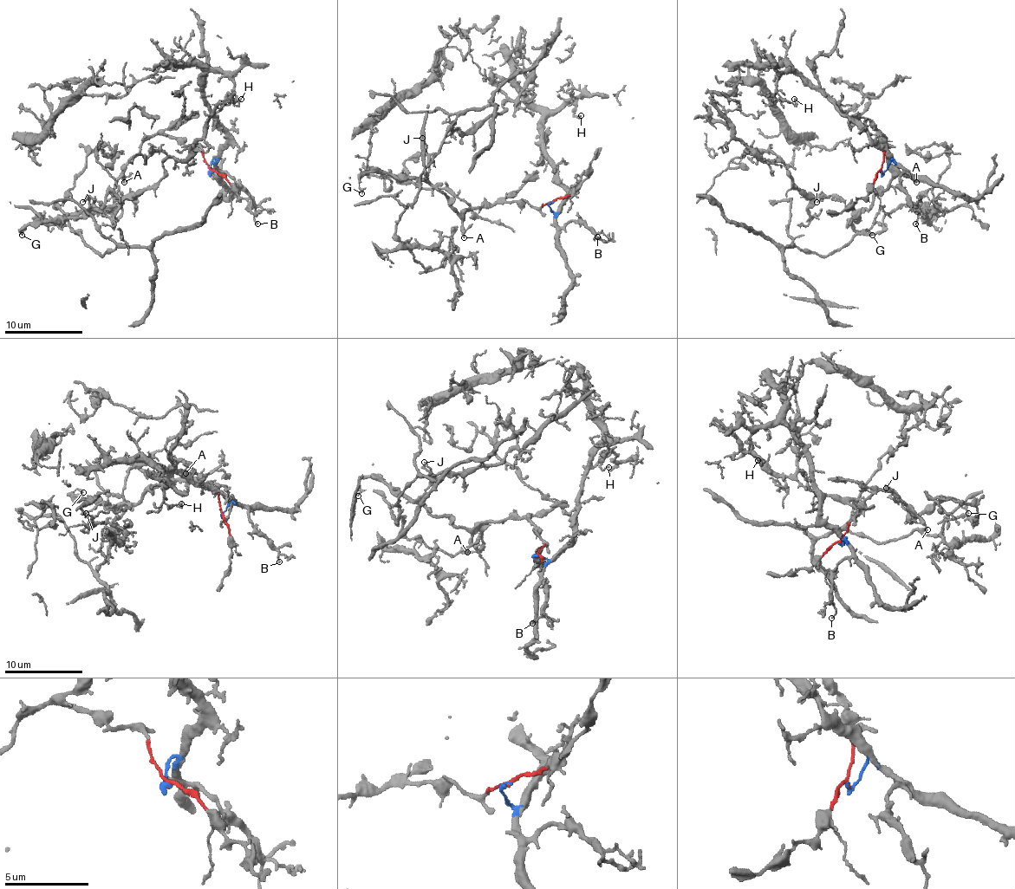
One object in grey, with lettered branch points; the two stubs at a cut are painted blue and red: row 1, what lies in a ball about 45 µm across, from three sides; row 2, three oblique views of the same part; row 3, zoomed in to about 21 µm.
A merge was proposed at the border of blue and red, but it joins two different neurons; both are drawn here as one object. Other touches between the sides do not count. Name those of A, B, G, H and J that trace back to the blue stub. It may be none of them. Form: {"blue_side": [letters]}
{"blue_side": ["B", "H"]}

